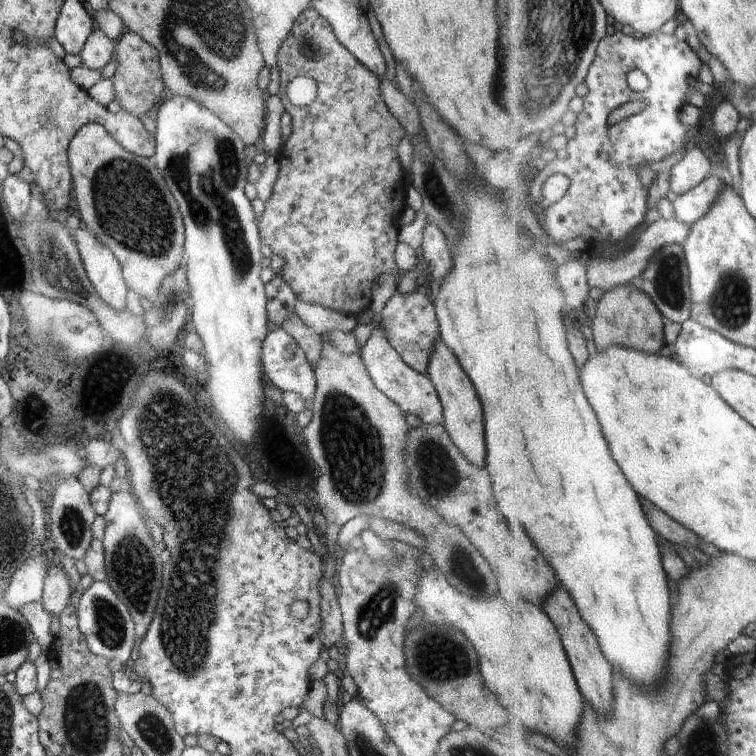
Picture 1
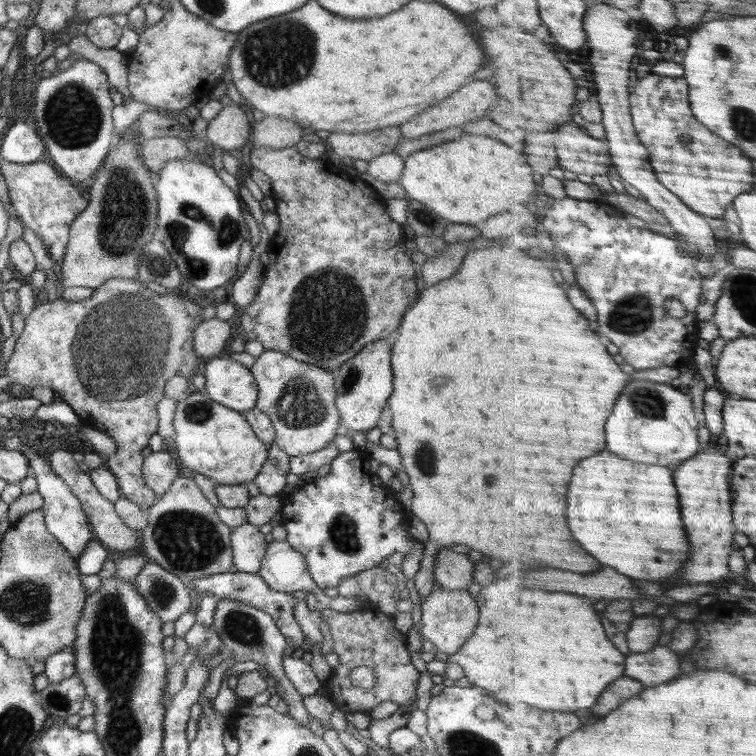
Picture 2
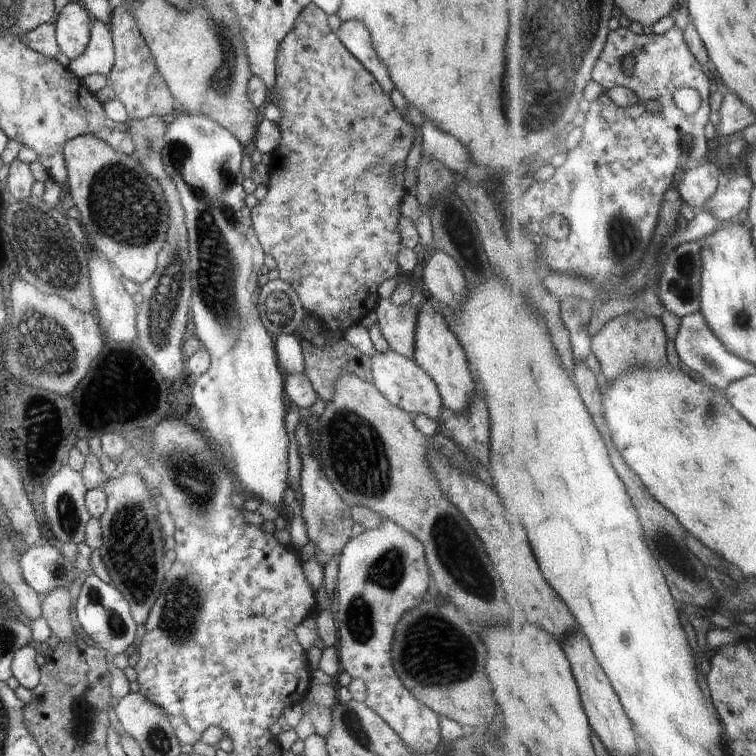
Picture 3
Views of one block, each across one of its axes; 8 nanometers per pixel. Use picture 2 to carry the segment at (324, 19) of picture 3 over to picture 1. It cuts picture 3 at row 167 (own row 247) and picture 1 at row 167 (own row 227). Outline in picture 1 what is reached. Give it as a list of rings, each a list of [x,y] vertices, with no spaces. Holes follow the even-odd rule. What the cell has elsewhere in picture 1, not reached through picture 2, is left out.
[[[308,8],[298,16],[292,31],[288,34],[288,37],[278,50],[277,60],[280,70],[280,91],[277,93],[277,96],[280,98],[285,112],[292,117],[292,134],[288,142],[286,142],[286,145],[282,145],[278,154],[275,155],[278,160],[279,174],[273,189],[273,194],[265,203],[266,208],[264,214],[262,214],[258,221],[256,220],[259,236],[261,242],[272,249],[273,254],[284,259],[282,278],[300,301],[313,303],[348,315],[358,316],[358,314],[366,312],[371,306],[371,291],[375,279],[381,274],[394,274],[394,272],[398,272],[397,263],[395,262],[395,249],[399,244],[400,218],[403,210],[406,208],[404,203],[404,188],[408,185],[406,180],[404,180],[403,167],[397,155],[397,146],[406,132],[382,101],[379,79],[373,76],[342,44],[340,44],[333,34],[332,28],[326,23],[326,20],[313,9]],[[298,76],[311,77],[317,85],[316,101],[311,106],[306,106],[306,108],[293,106],[286,97],[285,91],[287,85],[294,77]]]

